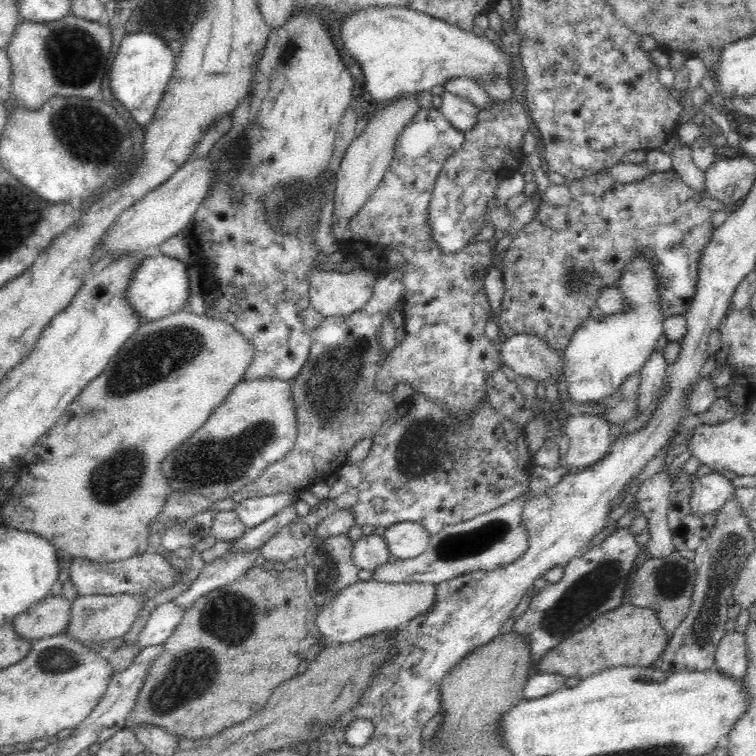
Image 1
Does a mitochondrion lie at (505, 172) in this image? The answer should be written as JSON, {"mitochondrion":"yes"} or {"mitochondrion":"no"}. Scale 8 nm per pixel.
{"mitochondrion":"no"}

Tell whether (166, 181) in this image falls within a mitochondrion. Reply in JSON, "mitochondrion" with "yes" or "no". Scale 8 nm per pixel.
{"mitochondrion":"no"}

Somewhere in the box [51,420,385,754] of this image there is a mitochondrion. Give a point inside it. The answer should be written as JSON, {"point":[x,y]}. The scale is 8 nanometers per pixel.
{"point":[187,673]}

